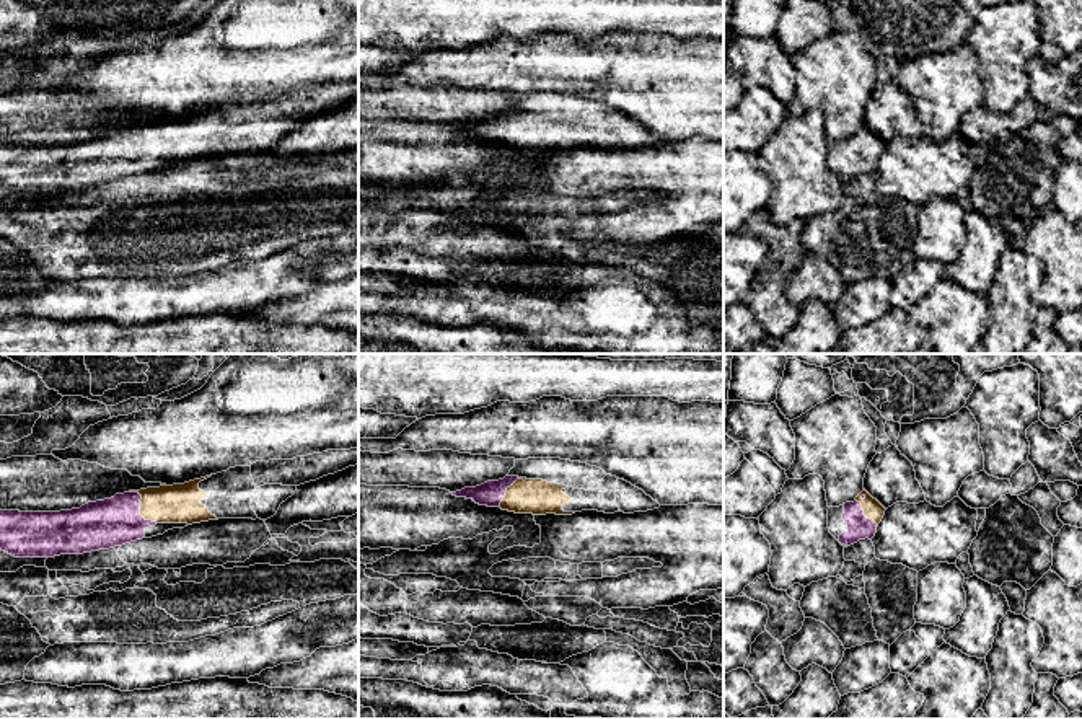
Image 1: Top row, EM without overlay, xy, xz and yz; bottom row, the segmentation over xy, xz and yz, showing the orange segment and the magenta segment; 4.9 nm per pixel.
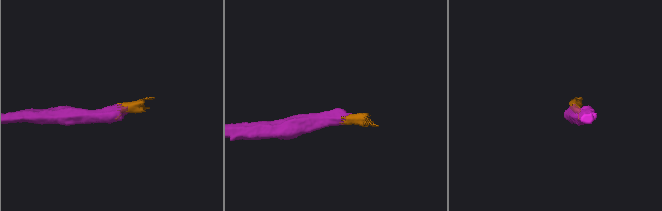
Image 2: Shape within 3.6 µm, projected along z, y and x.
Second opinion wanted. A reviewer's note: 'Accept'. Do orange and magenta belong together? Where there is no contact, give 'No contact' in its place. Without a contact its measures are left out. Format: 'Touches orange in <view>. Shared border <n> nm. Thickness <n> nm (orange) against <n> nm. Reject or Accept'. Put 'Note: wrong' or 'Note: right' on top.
Note: right
Touches orange in xy. Shared border 220 nm. Thickness 190 nm (orange) against 240 nm. Accept

